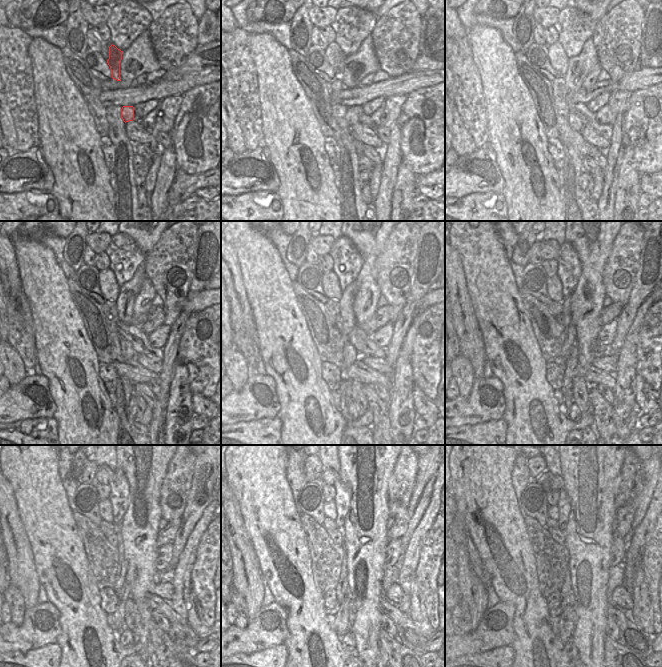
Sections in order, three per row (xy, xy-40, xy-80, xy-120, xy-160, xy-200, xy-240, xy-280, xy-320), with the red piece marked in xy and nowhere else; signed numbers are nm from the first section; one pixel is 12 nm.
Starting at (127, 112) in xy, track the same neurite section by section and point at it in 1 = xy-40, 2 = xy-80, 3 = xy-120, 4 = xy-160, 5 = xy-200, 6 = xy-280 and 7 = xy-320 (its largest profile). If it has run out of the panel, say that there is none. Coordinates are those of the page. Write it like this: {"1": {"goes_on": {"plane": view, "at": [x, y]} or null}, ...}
{"1": {"goes_on": {"plane": "xy-40", "at": [351, 117]}}, "2": {"goes_on": {"plane": "xy-80", "at": [575, 123]}}, "3": {"goes_on": {"plane": "xy-120", "at": [127, 351]}}, "4": {"goes_on": {"plane": "xy-160", "at": [349, 353]}}, "5": {"goes_on": {"plane": "xy-200", "at": [572, 365]}}, "6": {"goes_on": {"plane": "xy-280", "at": [343, 626]}}, "7": {"goes_on": {"plane": "xy-320", "at": [566, 626]}}}

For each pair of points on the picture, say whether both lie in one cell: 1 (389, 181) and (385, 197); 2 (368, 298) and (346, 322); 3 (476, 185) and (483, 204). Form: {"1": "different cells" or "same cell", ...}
{"1": "same cell", "2": "different cells", "3": "different cells"}

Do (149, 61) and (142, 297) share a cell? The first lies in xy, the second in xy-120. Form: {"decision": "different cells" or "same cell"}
{"decision": "different cells"}

